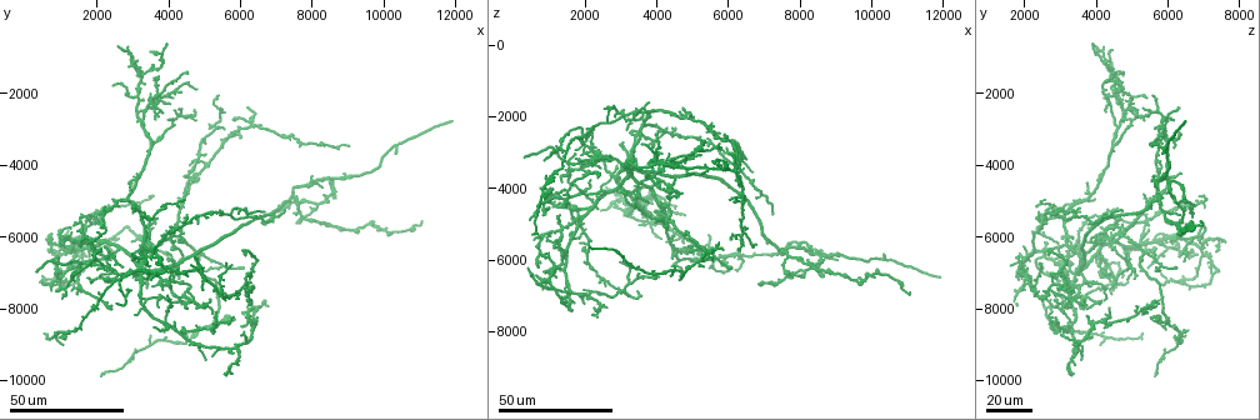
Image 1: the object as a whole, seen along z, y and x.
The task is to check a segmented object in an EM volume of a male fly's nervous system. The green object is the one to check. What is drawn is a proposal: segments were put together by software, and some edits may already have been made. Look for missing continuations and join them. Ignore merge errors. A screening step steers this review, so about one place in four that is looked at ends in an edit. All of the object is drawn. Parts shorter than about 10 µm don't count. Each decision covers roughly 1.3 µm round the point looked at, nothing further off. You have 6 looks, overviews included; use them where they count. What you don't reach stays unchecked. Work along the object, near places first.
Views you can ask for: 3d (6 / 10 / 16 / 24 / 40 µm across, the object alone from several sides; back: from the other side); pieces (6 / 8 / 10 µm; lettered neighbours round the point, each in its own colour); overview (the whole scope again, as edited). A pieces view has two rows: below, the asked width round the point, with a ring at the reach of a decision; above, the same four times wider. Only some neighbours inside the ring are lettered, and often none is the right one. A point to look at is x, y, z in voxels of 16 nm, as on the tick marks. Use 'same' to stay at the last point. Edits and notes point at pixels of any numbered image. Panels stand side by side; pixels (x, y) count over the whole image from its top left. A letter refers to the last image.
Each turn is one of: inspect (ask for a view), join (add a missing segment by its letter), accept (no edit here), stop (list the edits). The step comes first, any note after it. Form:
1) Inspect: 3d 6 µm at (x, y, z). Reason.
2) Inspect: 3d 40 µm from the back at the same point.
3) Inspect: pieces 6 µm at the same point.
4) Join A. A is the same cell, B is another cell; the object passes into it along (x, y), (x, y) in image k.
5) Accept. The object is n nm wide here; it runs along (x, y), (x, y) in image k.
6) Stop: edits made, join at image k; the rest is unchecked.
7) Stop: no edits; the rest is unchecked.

Inspect: 3d 40 µm at (300, 7000, 3100).

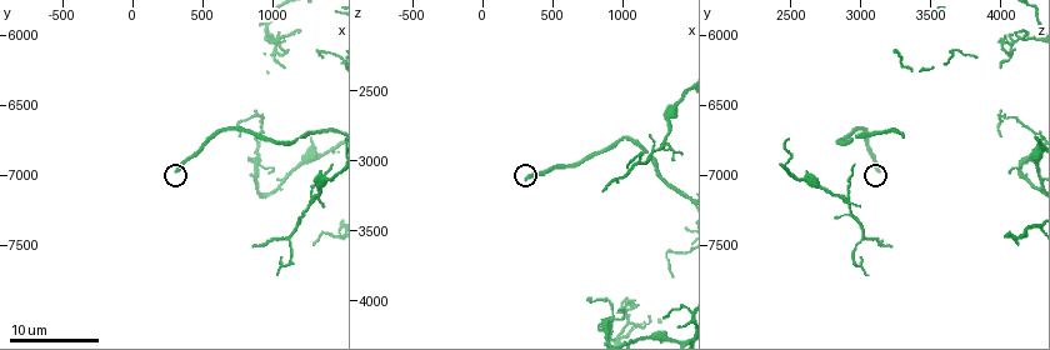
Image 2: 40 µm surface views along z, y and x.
Inspect: 3d 10 µm at (300, 6980, 3140).

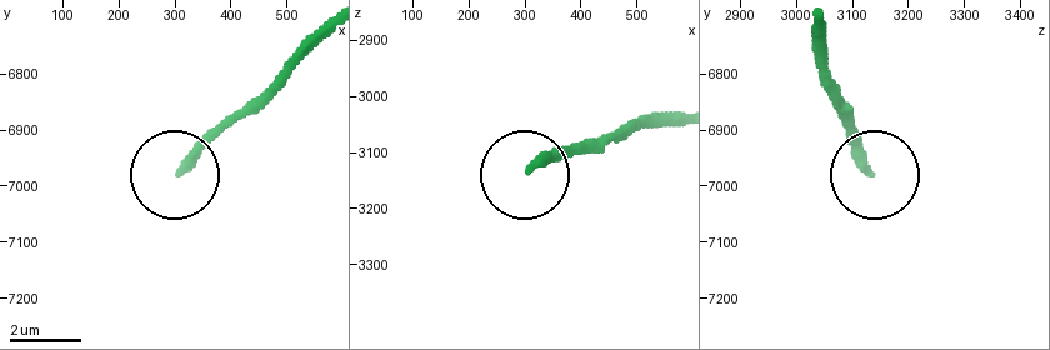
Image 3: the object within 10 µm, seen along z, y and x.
Inspect: pieces 10 µm at (315, 6970, 3125).

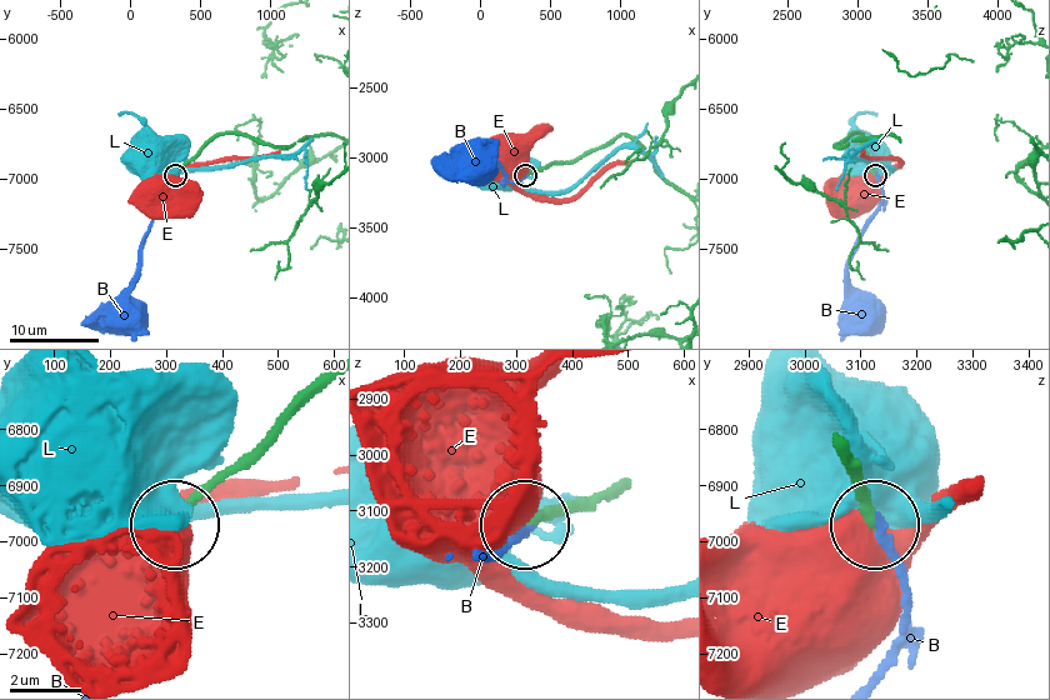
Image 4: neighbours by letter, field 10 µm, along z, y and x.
Join B. B is the same cell, E and L are other cells; it goes on there.

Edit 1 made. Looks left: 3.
Inspect: pieces 6 µm at (880, 7520, 3220). Branch stops here.

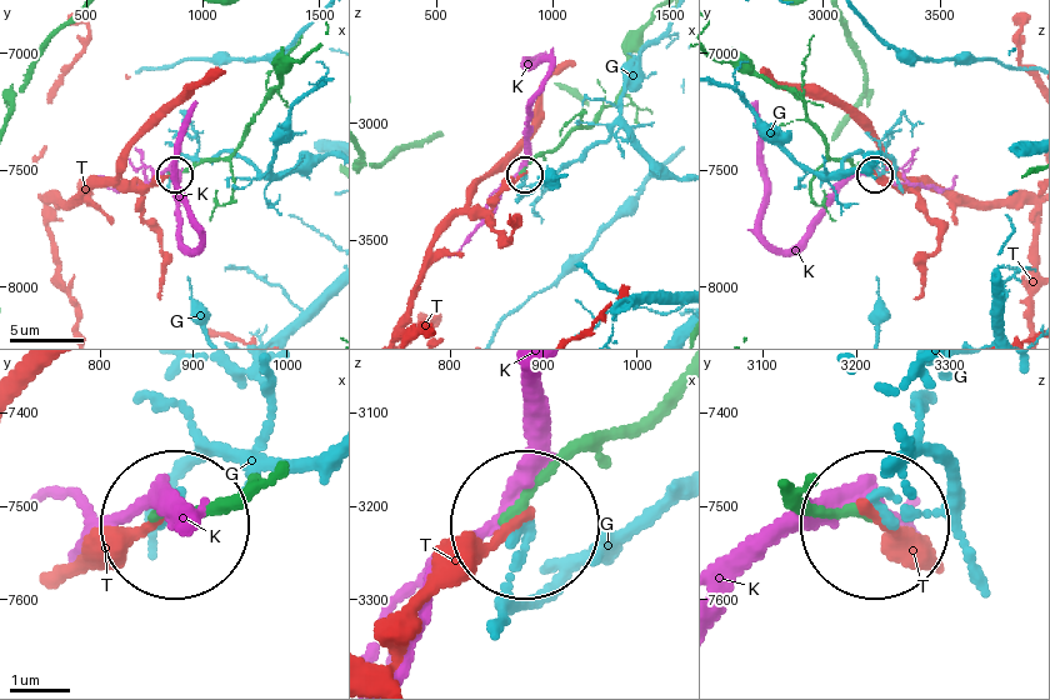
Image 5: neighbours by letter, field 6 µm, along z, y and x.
Accept. The object is 150 nm wide here; G, K and T are other cells; it runs along (670, 394), (565, 459), (526, 509) in image 5; no lettered segment goes on from it.

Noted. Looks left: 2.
Inspect: 3d 40 µm at (11900, 2800, 6400).

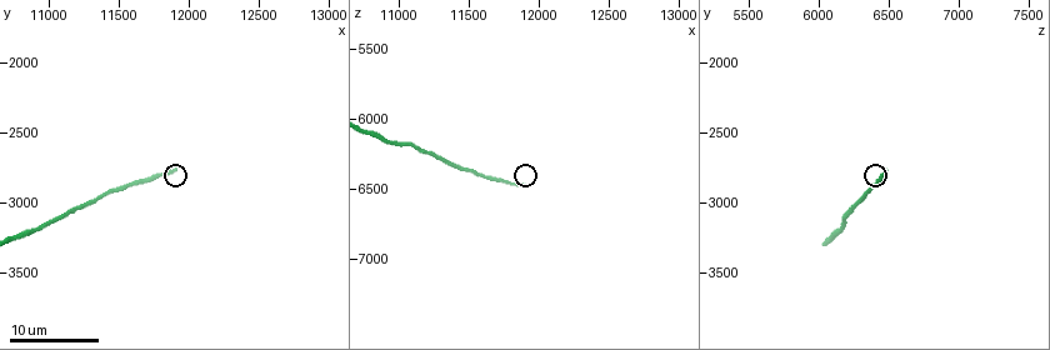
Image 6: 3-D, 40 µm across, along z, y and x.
Inspect: pieces 8 µm at (11900, 2780, 6500).

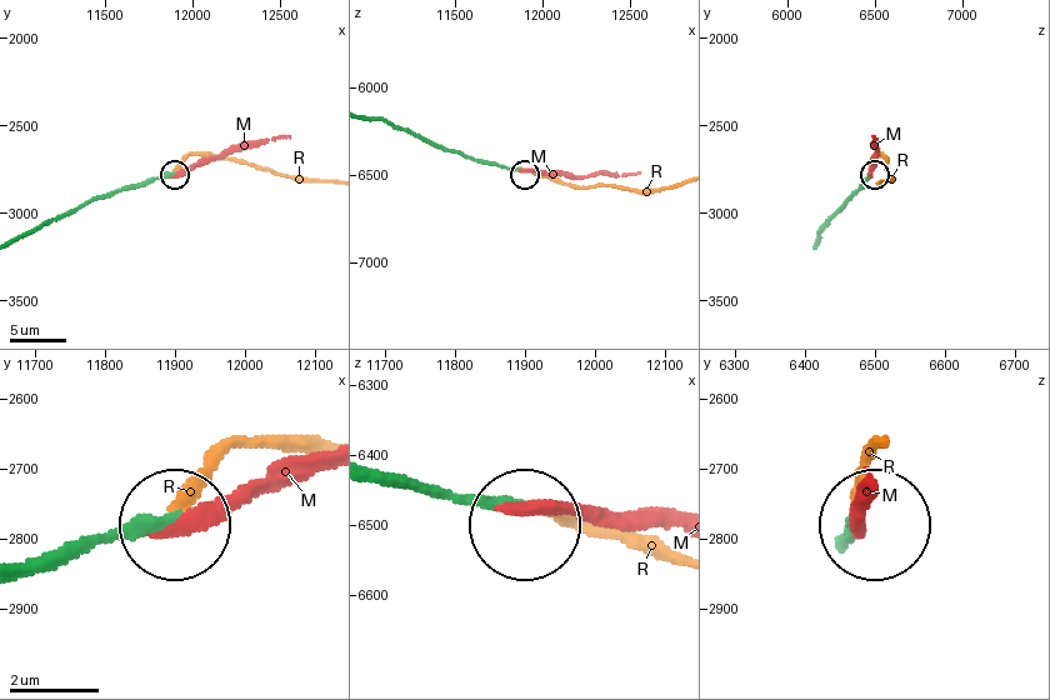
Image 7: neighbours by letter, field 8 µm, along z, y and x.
Join R. R is the same cell, M is another cell; the object passes into it along (405, 483), (503, 494), (670, 546) in image 7; the neuron continues.

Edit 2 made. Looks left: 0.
Stop: edits made, join at image 4, join at image 7; the rest is unchecked.

